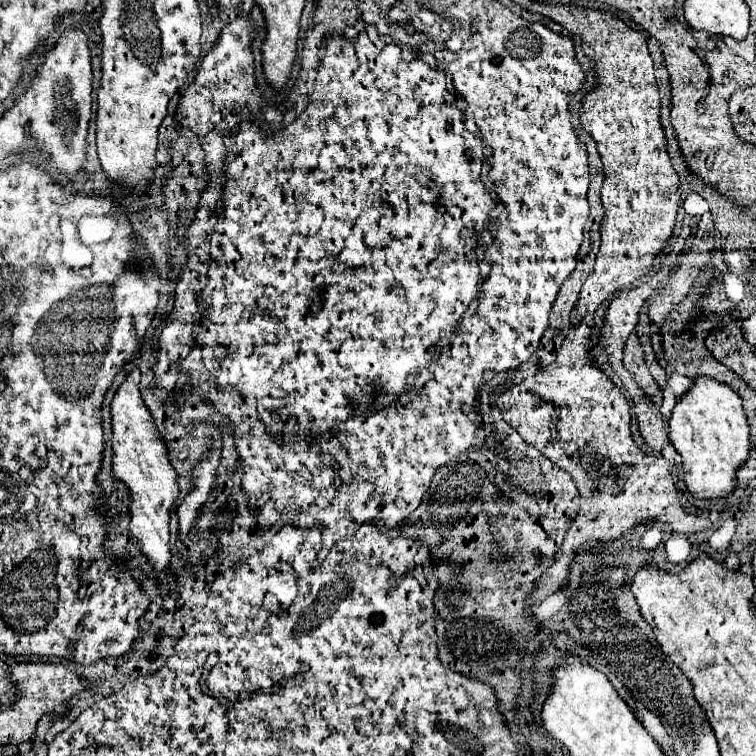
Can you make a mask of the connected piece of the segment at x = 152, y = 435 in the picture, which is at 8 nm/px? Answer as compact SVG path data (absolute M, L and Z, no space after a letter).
M133 369L117 389L111 403L111 427L113 427L113 479L125 483L129 491L129 537L147 557L155 571L171 571L169 549L169 517L171 507L179 497L177 471L167 459L167 447L159 439L153 417L149 415L139 395L141 371Z

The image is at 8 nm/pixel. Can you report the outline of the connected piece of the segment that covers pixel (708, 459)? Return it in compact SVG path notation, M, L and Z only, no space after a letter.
M695 377L691 389L675 403L669 441L683 457L685 485L699 499L717 499L737 485L735 471L749 455L749 423L735 391L713 377Z

